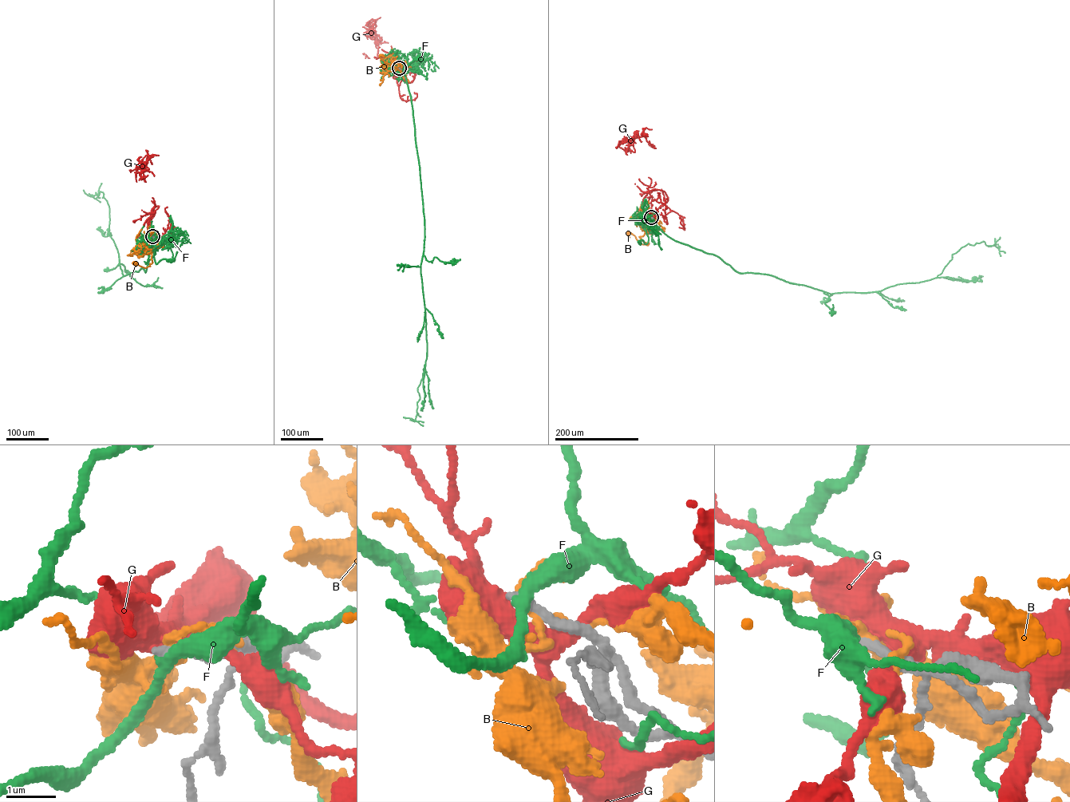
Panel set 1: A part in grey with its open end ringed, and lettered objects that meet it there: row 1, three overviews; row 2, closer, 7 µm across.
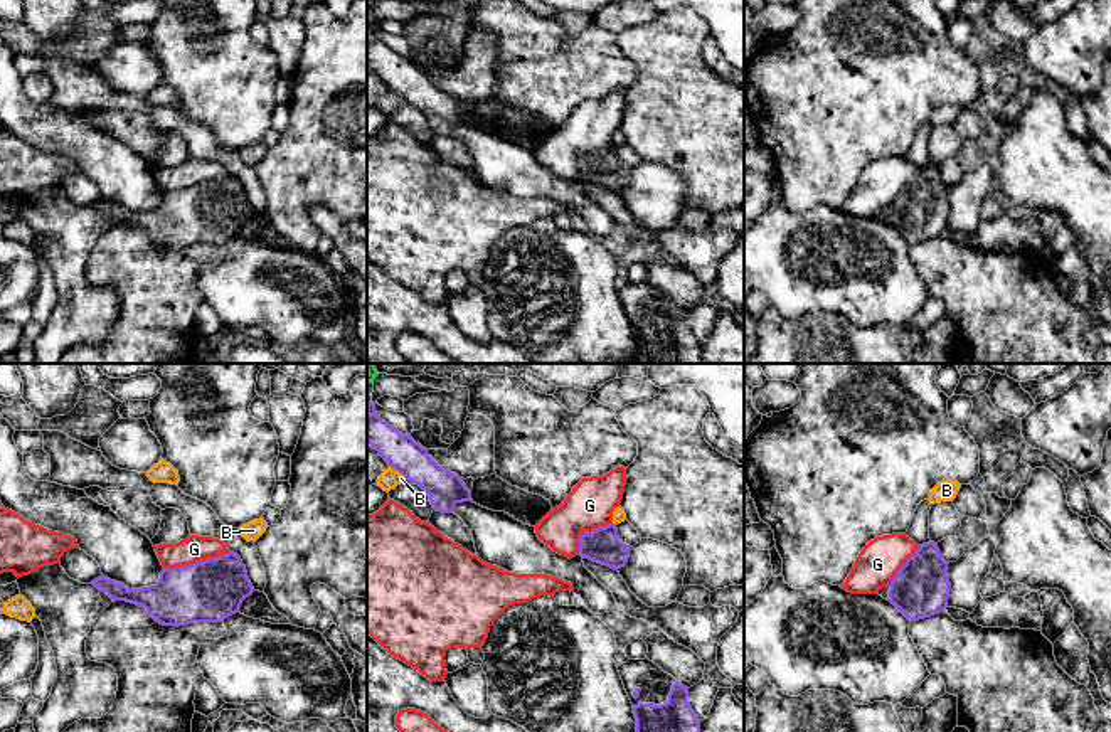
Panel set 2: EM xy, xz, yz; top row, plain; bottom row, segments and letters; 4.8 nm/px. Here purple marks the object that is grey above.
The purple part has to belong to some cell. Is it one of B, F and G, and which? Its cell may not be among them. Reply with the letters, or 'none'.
none

